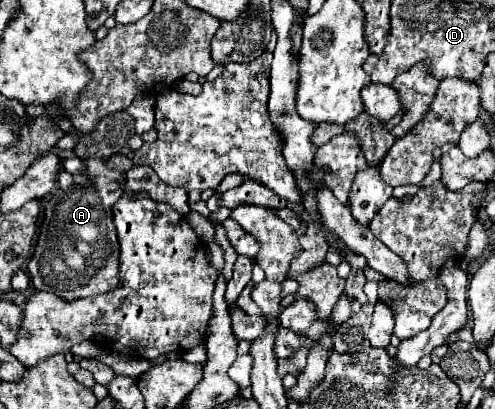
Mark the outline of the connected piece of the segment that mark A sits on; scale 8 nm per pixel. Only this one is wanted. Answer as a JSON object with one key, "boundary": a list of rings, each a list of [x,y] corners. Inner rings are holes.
{"boundary":[[[103,157],[83,159],[83,173],[91,177],[103,177],[103,179],[79,177],[75,179],[75,187],[71,191],[51,193],[43,199],[41,231],[39,231],[33,257],[27,263],[27,275],[31,279],[33,291],[47,291],[61,297],[63,301],[75,301],[75,299],[107,293],[119,285],[119,243],[117,243],[117,231],[113,225],[111,209],[125,191],[125,173],[117,169],[109,169],[105,161],[107,159]]]}

